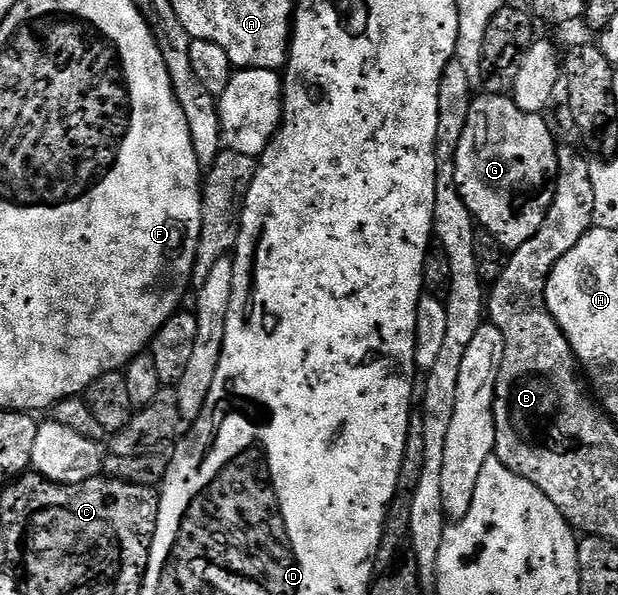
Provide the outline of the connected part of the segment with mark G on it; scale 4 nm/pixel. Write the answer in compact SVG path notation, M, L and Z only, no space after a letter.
M480 94L472 98L469 117L465 121L465 131L461 141L457 141L455 154L455 184L461 201L469 209L472 219L482 230L493 236L505 249L525 245L529 237L541 229L549 206L548 192L539 191L543 183L550 184L559 169L560 144L555 143L555 135L542 114L522 112L511 97L506 95Z

